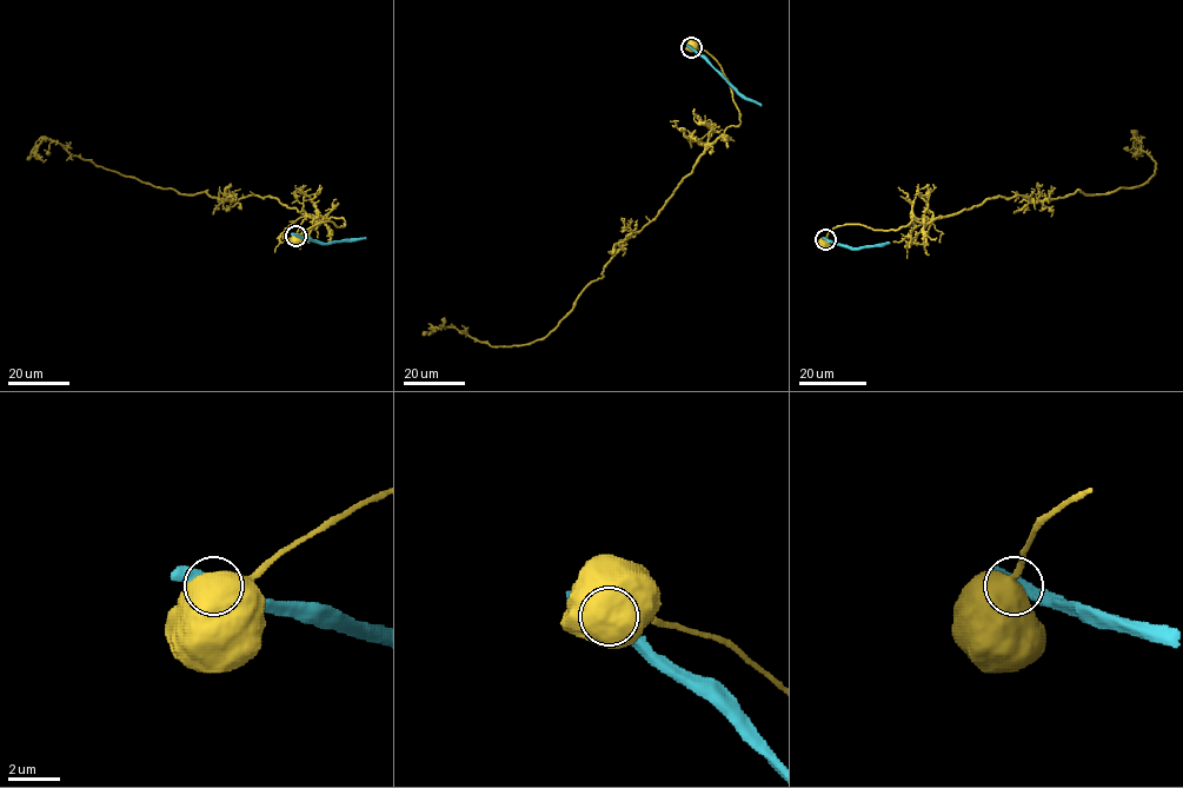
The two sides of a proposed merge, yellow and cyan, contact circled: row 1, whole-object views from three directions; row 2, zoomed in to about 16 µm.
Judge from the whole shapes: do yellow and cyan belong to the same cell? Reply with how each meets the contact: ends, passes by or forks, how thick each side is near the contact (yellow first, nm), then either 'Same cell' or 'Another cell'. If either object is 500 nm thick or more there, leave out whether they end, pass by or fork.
Thickness 1050 nm (yellow) against 400 nm. Another cell

